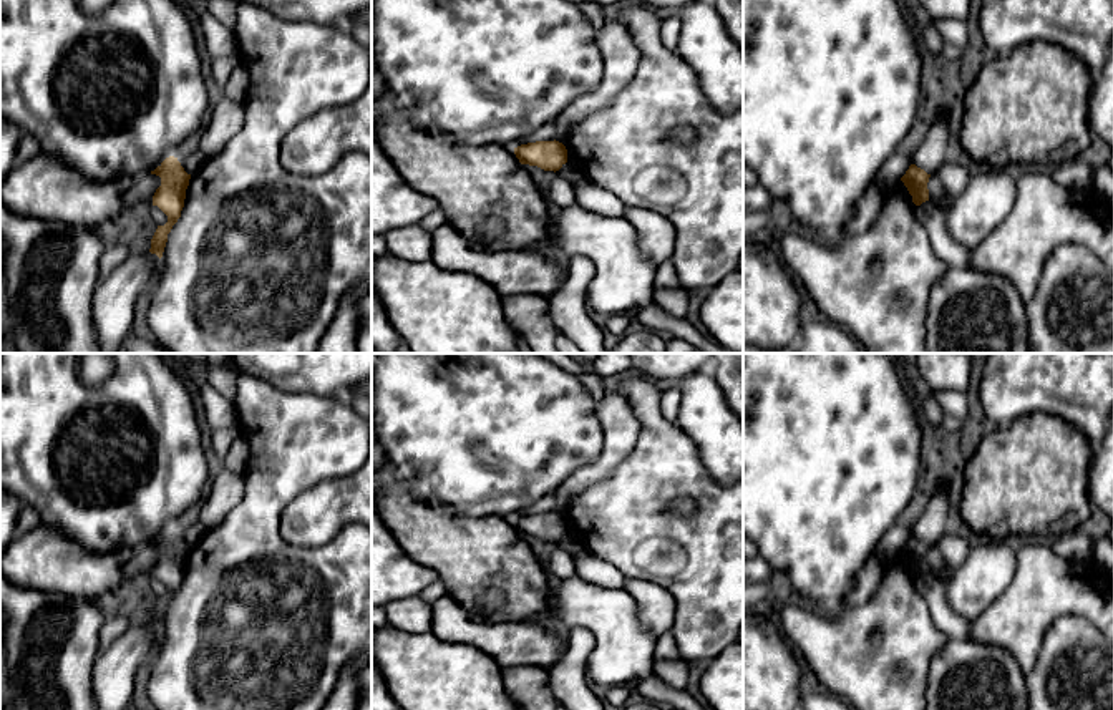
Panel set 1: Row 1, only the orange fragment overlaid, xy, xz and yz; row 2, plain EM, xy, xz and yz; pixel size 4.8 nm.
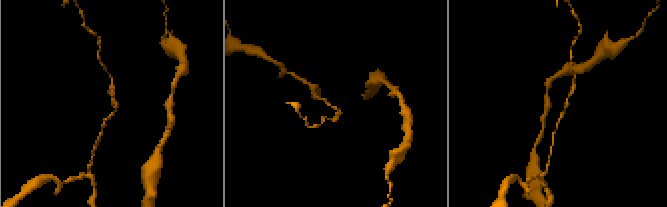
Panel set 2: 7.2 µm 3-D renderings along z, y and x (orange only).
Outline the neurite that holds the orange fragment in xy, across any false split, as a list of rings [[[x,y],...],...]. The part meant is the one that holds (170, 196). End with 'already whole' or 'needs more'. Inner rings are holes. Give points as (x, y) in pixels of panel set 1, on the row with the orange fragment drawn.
[[[174,156],[166,158],[154,171],[151,171],[151,174],[161,178],[161,186],[153,196],[153,206],[158,206],[168,216],[168,222],[158,226],[149,249],[151,254],[156,254],[161,259],[168,242],[168,234],[181,217],[191,174],[184,171]]]; already whole

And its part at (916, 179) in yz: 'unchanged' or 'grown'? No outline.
unchanged

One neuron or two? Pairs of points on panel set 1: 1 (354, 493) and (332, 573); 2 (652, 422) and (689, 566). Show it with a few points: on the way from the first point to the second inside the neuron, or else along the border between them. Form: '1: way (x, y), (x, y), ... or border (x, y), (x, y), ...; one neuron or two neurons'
1: border (354, 523), (347, 523), (325, 543), (312, 546); two neurons
2: way (652, 458), (652, 530); one neuron

